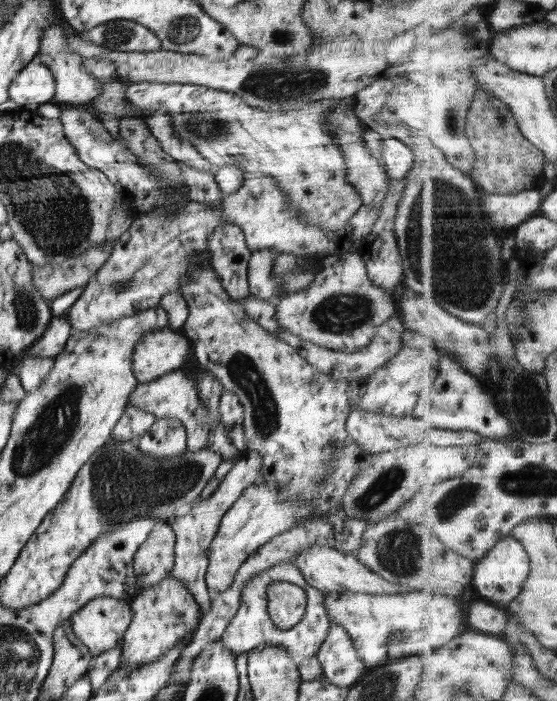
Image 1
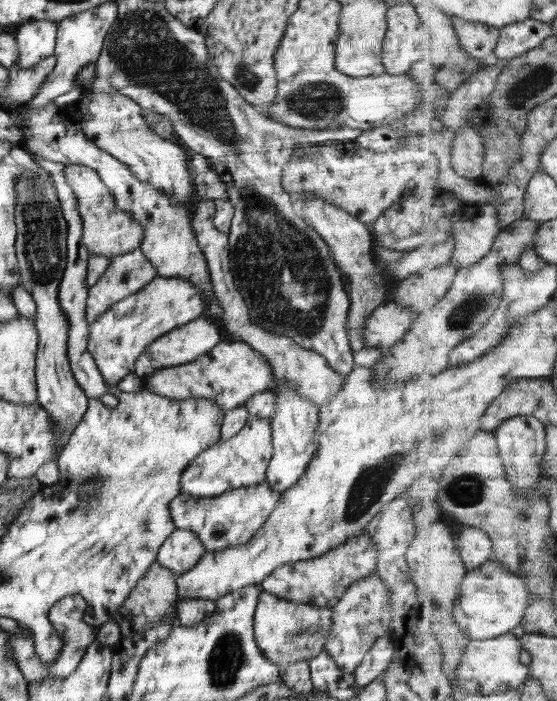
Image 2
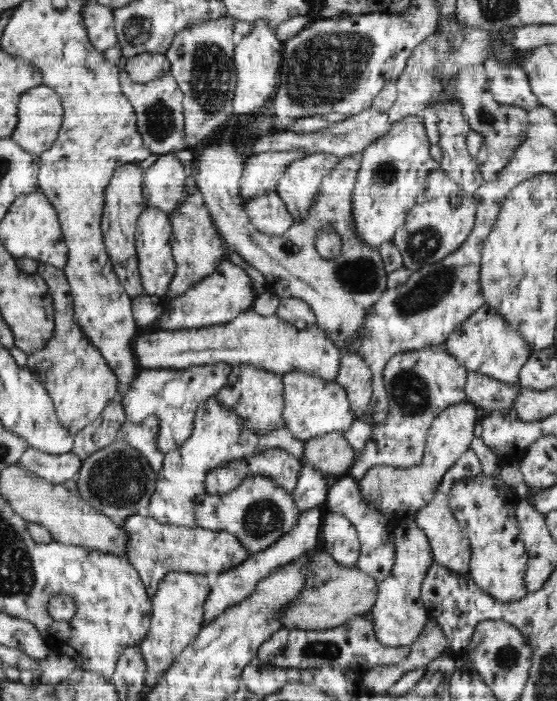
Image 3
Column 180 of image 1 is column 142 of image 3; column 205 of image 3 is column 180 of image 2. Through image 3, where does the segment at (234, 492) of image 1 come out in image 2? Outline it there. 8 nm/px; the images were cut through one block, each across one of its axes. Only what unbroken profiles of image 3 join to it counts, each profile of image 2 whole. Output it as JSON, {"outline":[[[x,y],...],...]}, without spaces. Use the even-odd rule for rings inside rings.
{"outline":[[[177,529],[160,545],[156,561],[179,576],[192,570],[207,551],[194,532]]]}

